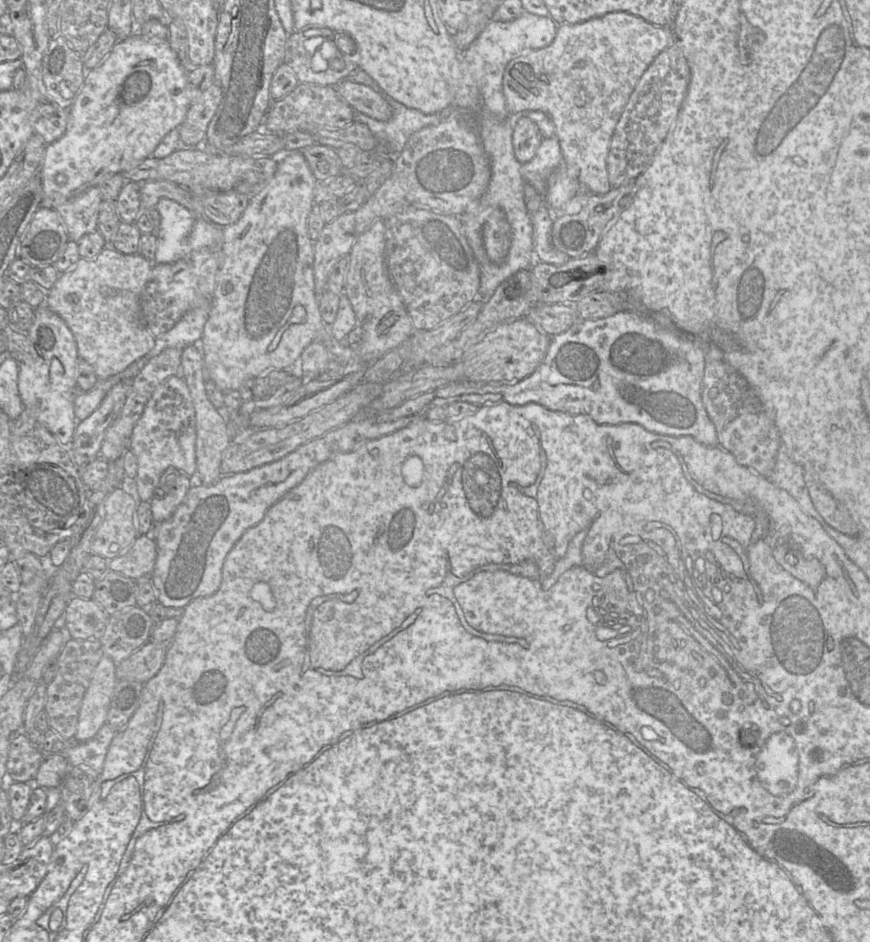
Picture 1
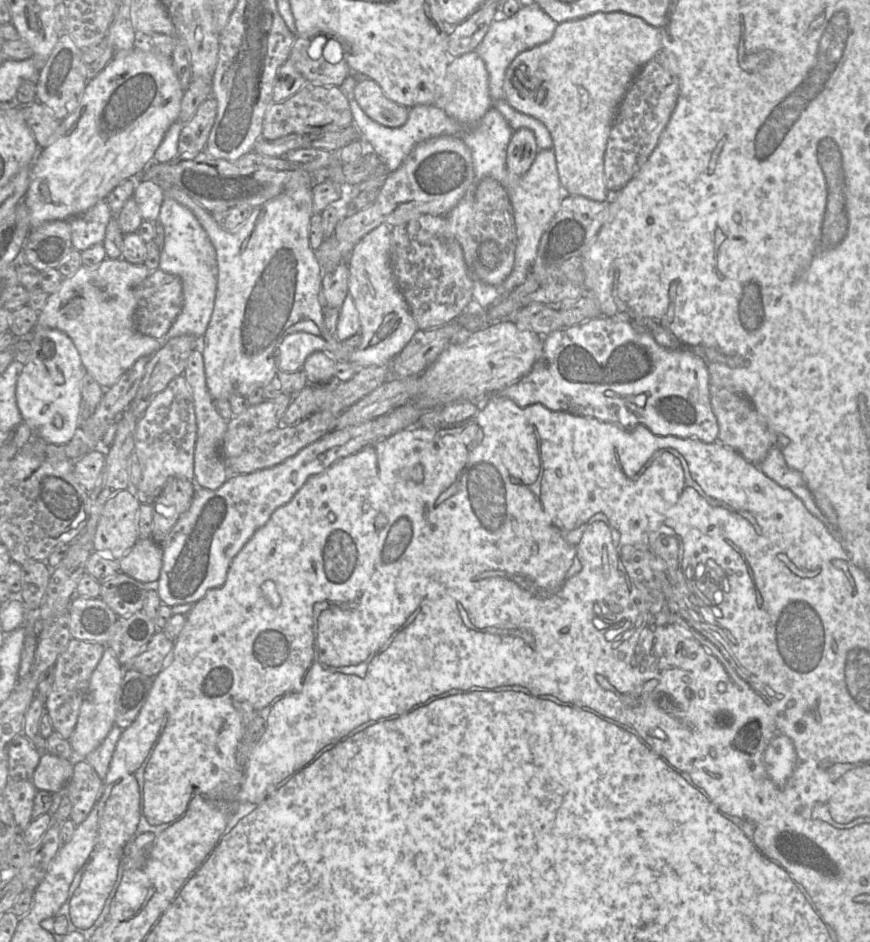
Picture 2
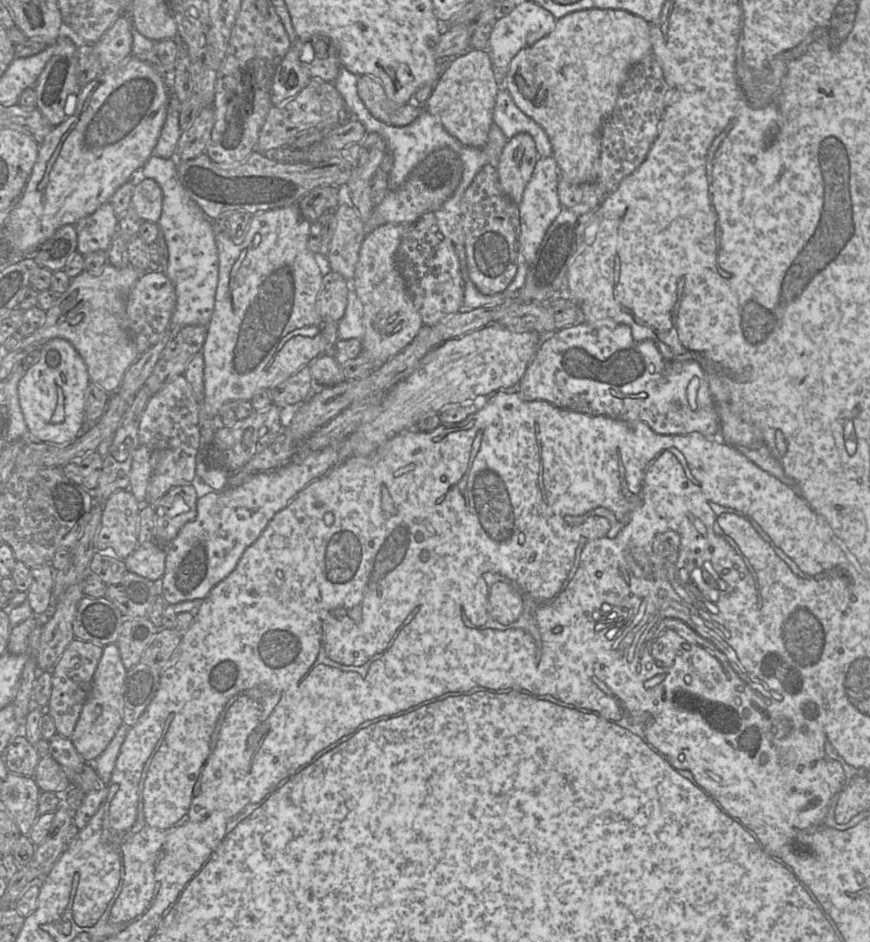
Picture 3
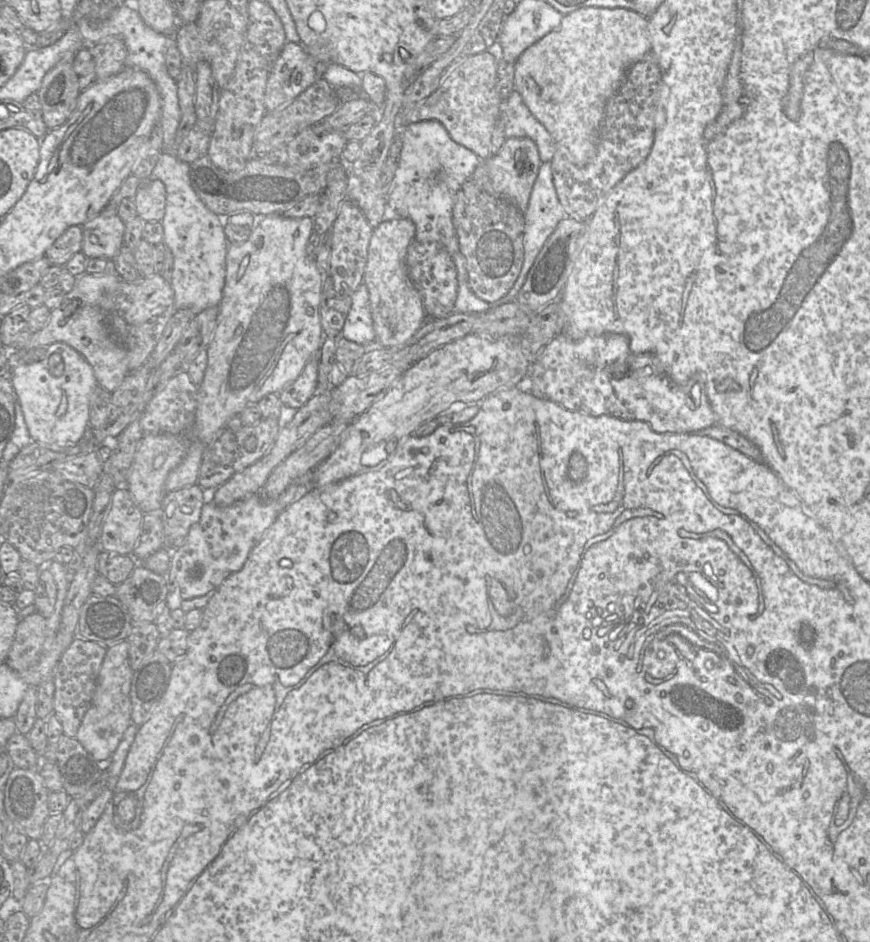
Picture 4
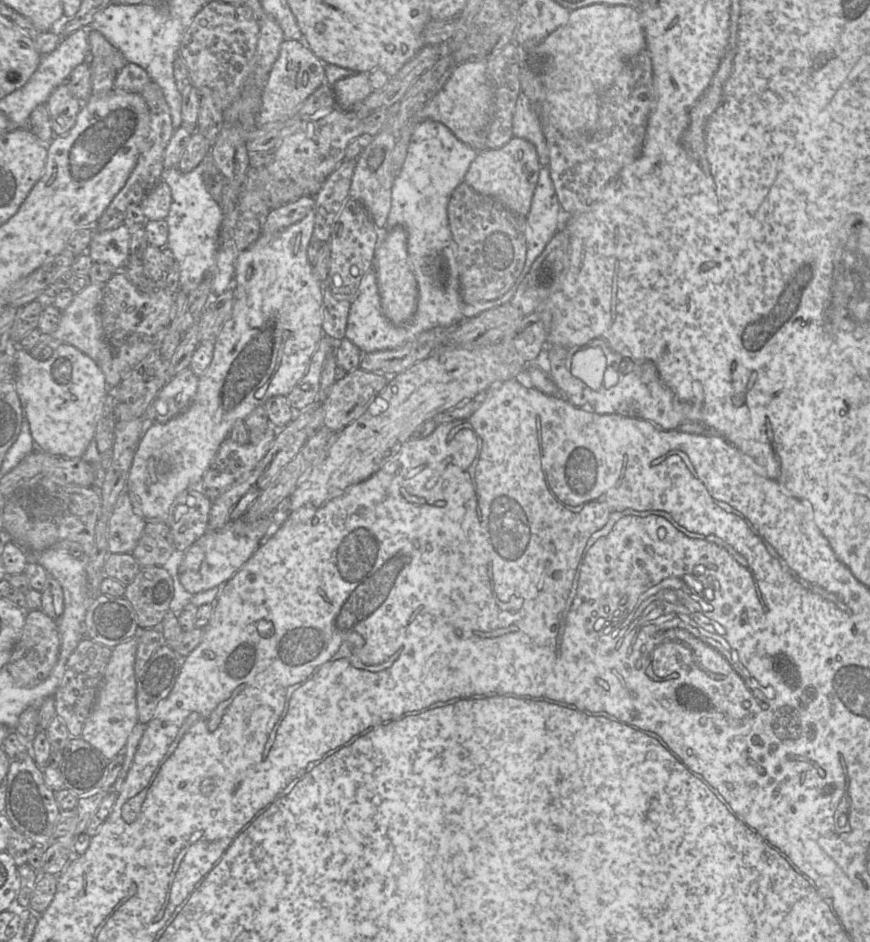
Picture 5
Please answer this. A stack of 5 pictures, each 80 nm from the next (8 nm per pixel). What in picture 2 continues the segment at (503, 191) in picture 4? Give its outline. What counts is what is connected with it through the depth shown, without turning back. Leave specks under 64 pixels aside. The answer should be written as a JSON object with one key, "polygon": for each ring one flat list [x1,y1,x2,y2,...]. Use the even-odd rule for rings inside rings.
{"polygon":[[521,128,512,132,506,152,506,167,510,174,523,176,532,165,538,152,534,134]]}

